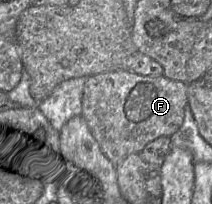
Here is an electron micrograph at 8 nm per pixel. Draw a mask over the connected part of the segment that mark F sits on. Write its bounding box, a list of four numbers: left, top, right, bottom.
[81,70,188,166]

